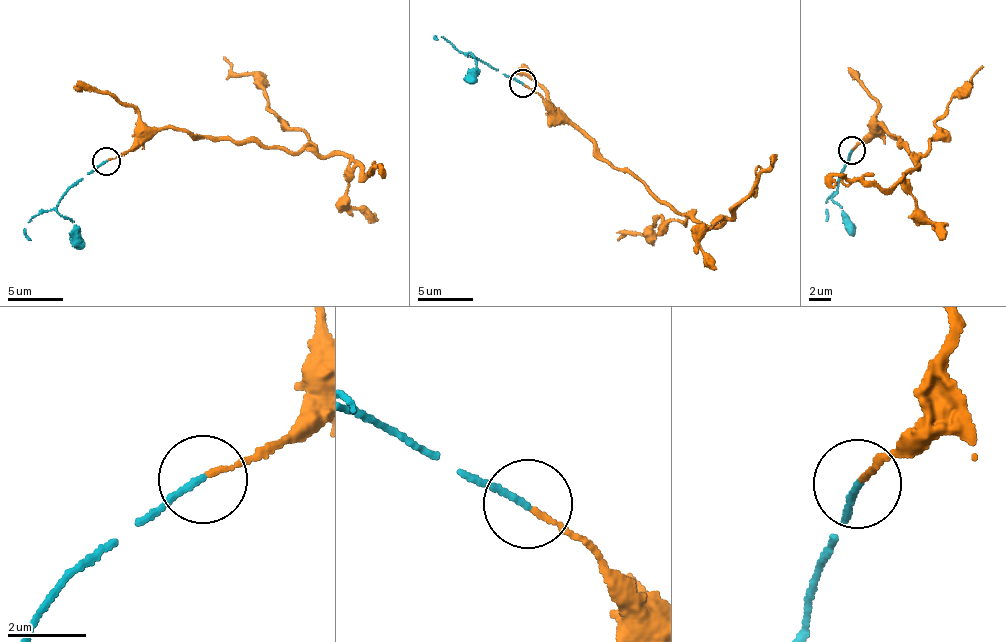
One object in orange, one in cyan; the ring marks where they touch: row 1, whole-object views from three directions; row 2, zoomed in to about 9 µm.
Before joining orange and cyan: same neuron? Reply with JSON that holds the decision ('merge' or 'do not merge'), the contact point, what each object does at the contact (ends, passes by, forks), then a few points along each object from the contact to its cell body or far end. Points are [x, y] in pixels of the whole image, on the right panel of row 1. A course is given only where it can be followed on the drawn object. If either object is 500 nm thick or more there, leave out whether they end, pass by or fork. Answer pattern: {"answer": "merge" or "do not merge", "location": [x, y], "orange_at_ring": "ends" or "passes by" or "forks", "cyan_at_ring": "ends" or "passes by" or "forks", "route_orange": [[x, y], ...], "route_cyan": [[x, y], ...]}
{"answer": "merge", "location": [851, 150], "orange_at_ring": "ends", "cyan_at_ring": "ends", "route_orange": [[853, 150], [876, 124], [885, 125], [914, 162], [933, 139], [936, 122], [947, 102], [971, 83], [984, 66]], "route_cyan": [[850, 149], [840, 174], [839, 192], [832, 198], [852, 235]]}

